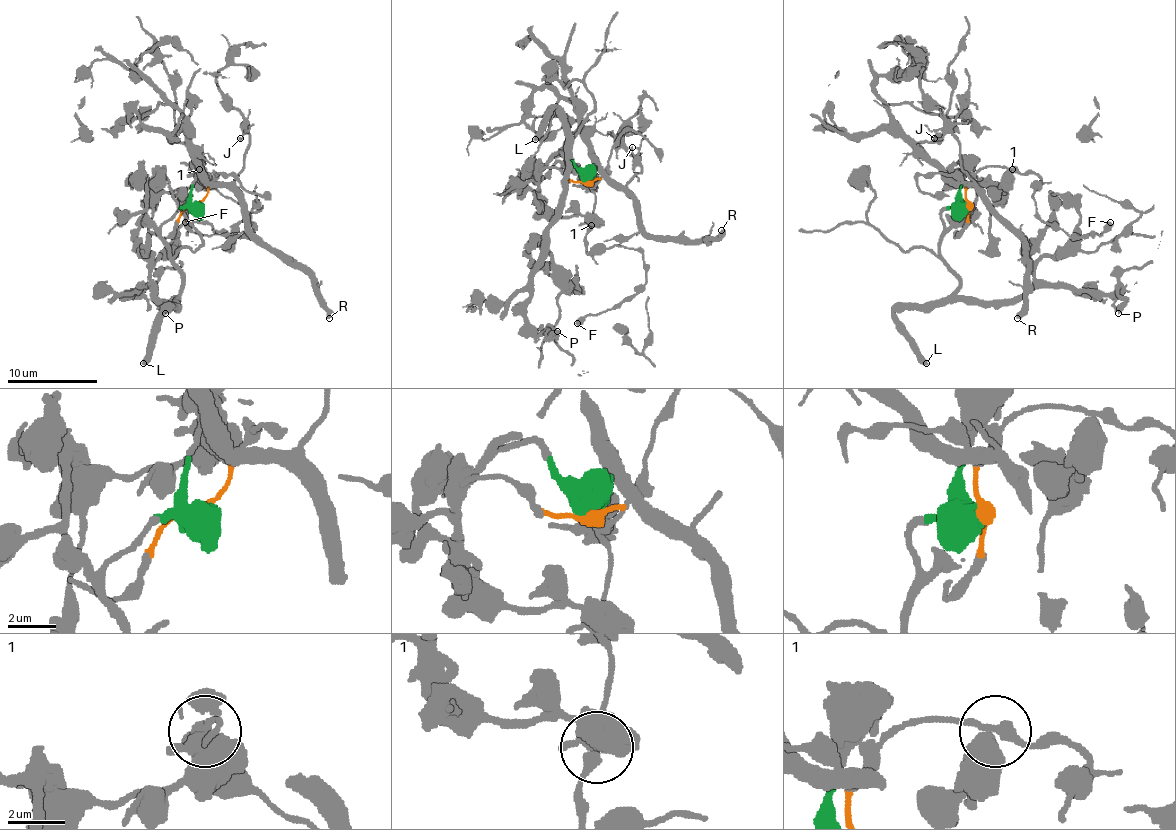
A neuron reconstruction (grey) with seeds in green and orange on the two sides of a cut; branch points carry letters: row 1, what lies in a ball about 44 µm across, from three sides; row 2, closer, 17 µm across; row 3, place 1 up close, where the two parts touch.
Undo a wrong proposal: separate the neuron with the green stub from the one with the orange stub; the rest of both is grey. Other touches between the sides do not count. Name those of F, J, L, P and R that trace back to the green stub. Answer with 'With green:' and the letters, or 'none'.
With green: L, P

